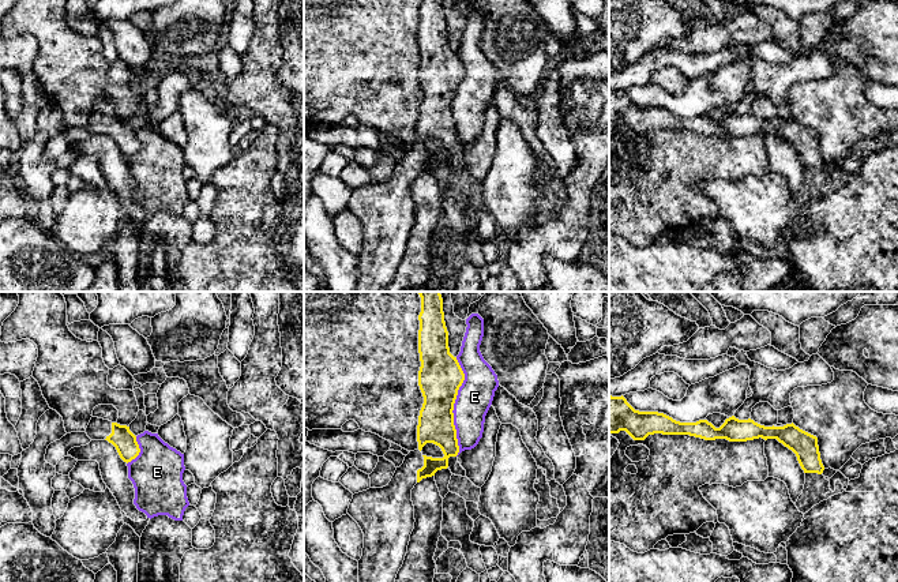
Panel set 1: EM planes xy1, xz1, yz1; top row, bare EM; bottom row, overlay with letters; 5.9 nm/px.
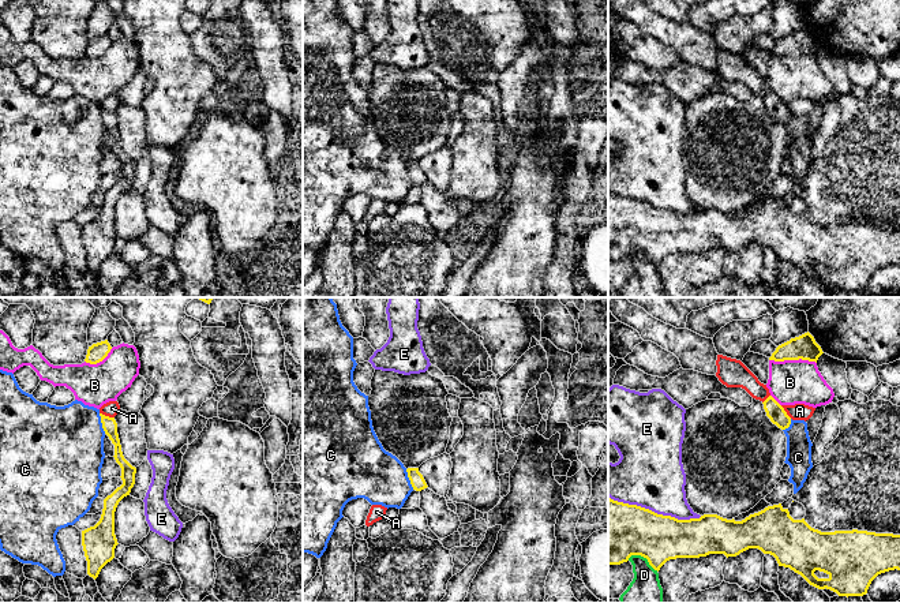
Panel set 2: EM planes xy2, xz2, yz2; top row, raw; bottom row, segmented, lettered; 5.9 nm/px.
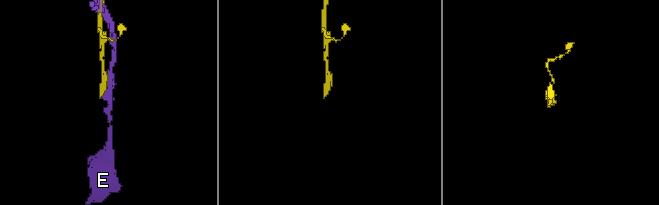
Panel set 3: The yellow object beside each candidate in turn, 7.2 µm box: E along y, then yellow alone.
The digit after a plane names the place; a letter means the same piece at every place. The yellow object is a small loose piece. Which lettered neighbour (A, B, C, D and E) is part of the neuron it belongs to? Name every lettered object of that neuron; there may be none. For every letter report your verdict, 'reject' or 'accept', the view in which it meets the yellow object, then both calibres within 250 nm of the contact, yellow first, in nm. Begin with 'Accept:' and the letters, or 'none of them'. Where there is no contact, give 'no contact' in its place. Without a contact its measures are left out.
Accept: none of them
A: reject; meets yellow in xy2; 90 nm thick on the yellow side, 90 nm on the other
B: reject; meets yellow in yz2; 140 nm thick on the yellow side, 260 nm on the other
C: reject; meets yellow in xy2; 90 nm thick on the yellow side, 440 nm on the other
D: reject; meets yellow in yz2; 380 nm thick on the yellow side, 240 nm on the other
E: reject; meets yellow in xz1; 260 nm thick on the yellow side, 220 nm on the other

